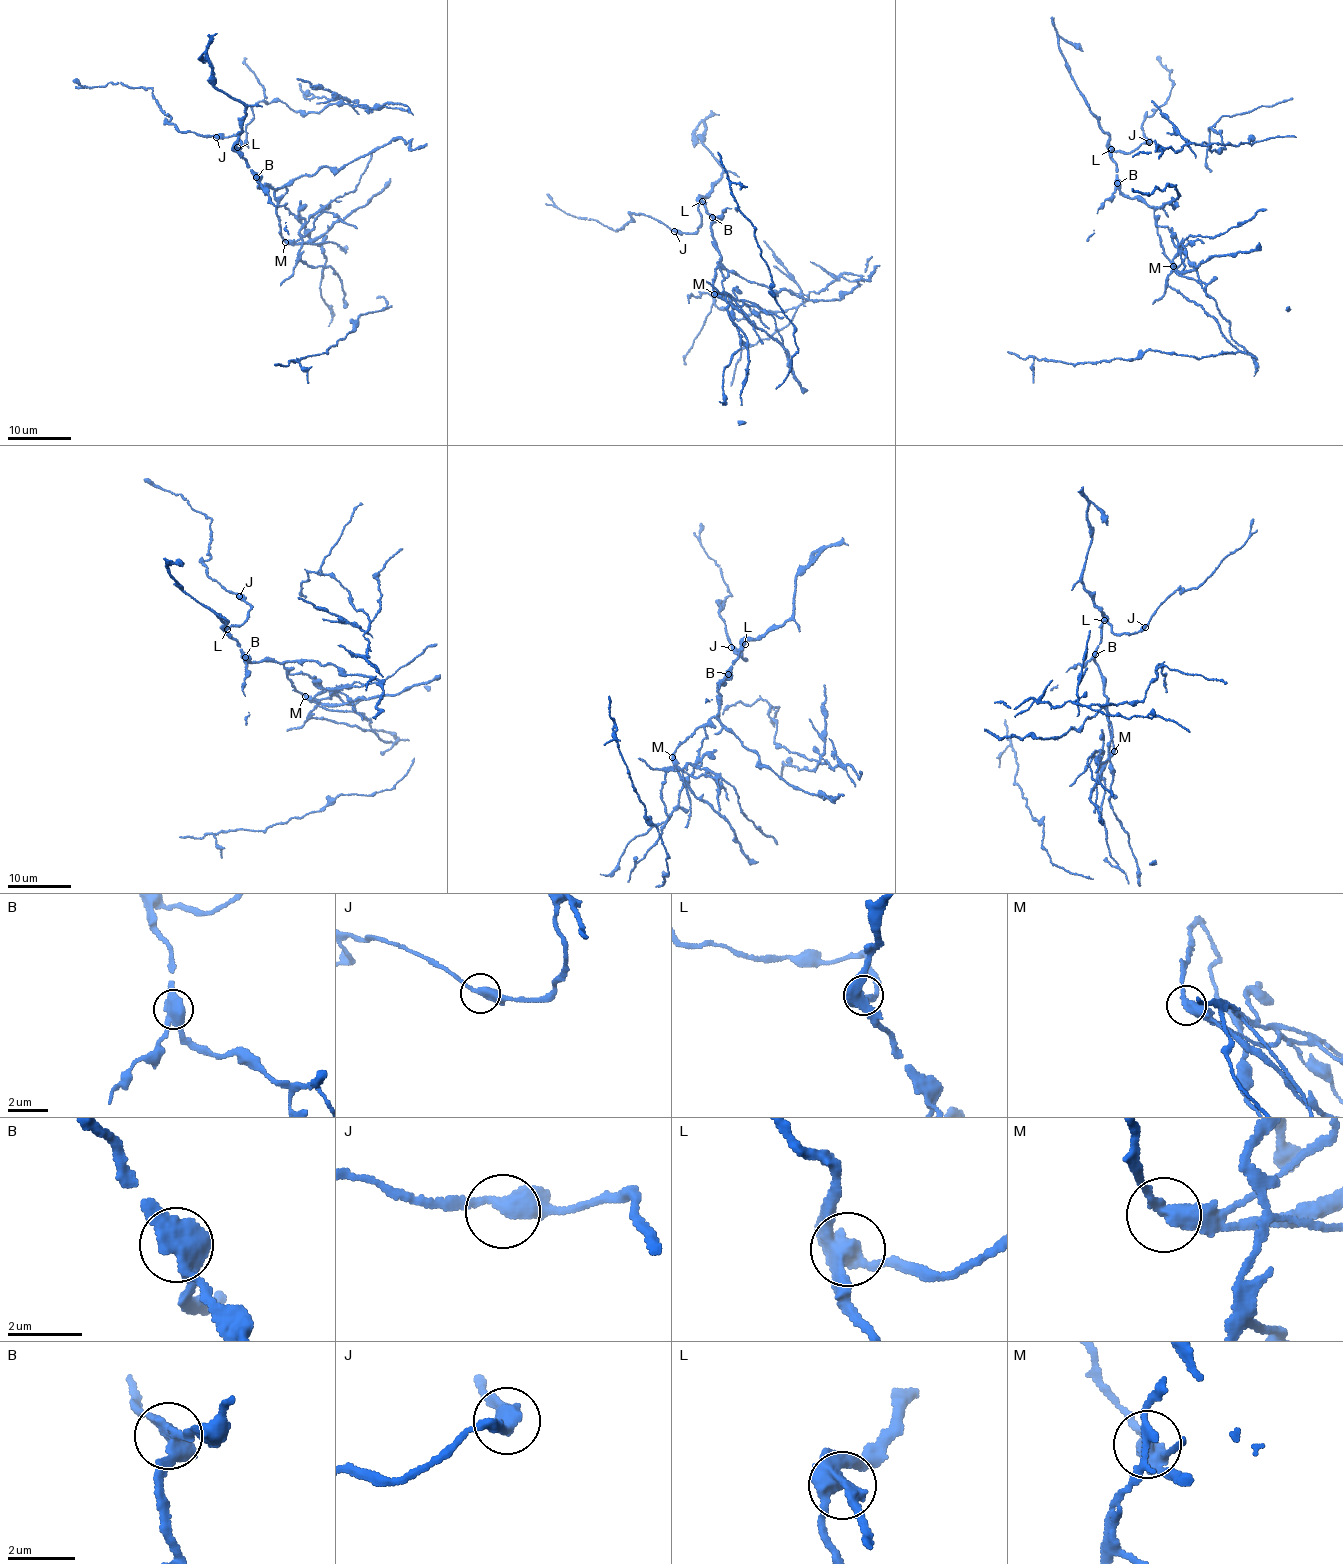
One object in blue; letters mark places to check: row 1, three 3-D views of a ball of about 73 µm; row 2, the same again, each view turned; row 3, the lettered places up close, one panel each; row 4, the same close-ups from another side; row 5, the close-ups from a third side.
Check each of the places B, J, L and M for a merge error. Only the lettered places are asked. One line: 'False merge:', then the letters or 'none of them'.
False merge: M

